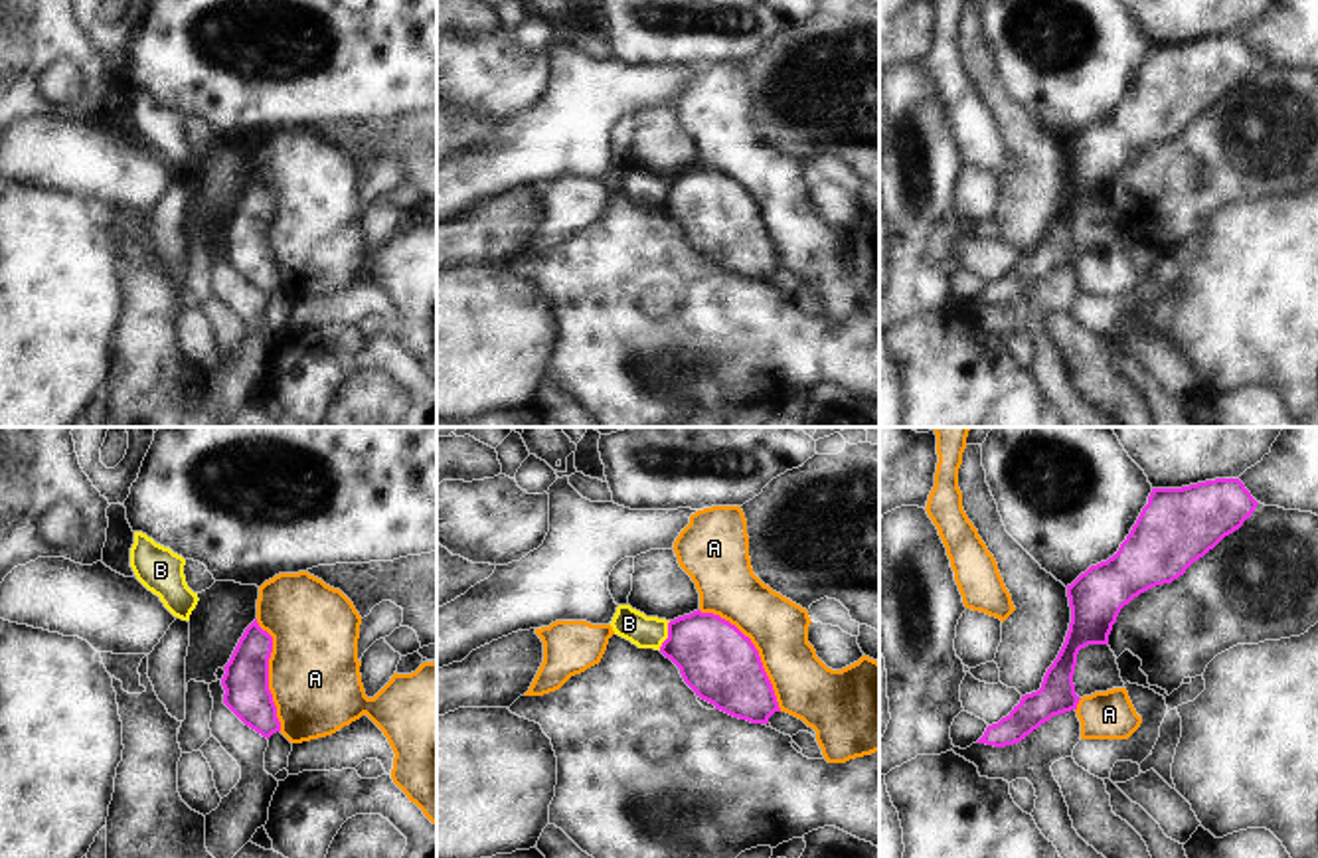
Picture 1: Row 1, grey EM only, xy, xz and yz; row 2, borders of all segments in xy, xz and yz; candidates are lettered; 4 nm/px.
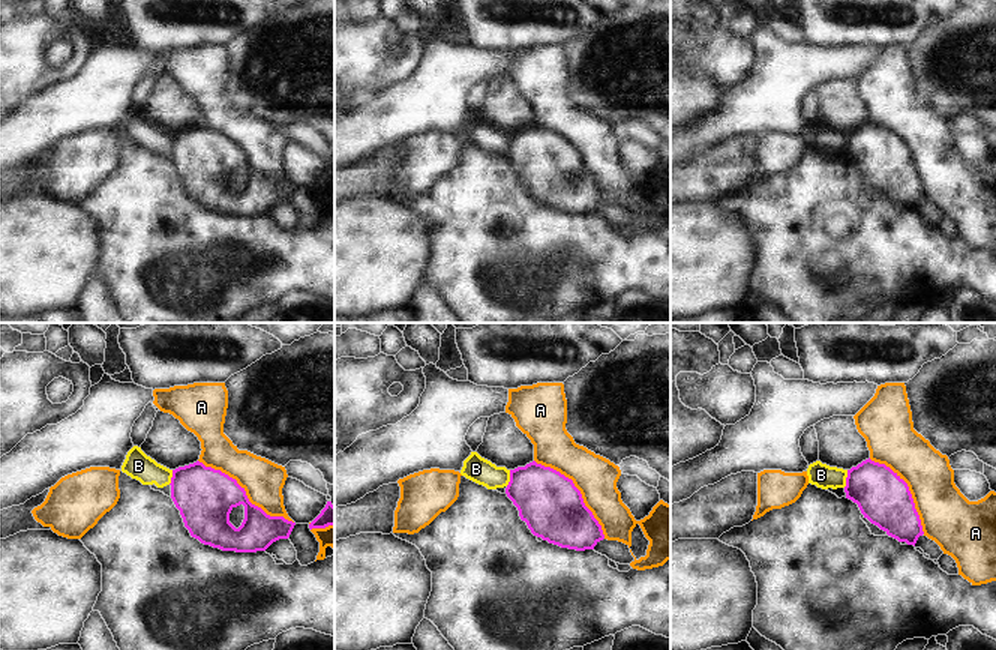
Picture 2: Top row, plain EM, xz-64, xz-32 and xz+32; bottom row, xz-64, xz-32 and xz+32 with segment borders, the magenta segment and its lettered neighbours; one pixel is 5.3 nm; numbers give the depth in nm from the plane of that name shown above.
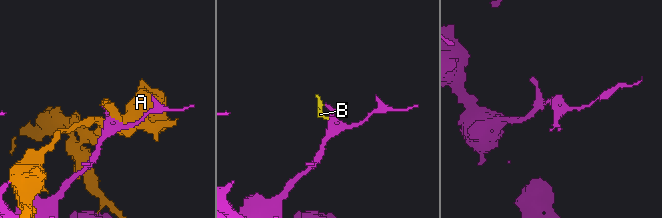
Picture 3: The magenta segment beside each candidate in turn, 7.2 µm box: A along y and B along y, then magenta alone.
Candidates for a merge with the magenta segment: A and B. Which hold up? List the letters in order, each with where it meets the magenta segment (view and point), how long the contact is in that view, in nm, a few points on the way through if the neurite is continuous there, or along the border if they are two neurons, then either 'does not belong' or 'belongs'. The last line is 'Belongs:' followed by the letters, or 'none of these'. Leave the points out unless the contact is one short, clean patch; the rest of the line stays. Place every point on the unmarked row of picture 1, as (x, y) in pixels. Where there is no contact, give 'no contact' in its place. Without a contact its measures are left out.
A: xz (755, 206) | 550 nm | does not belong
B: xz (668, 192) | 130 nm | along xz (670, 178), (668, 192), (658, 206) | does not belong
Belongs: none of these

